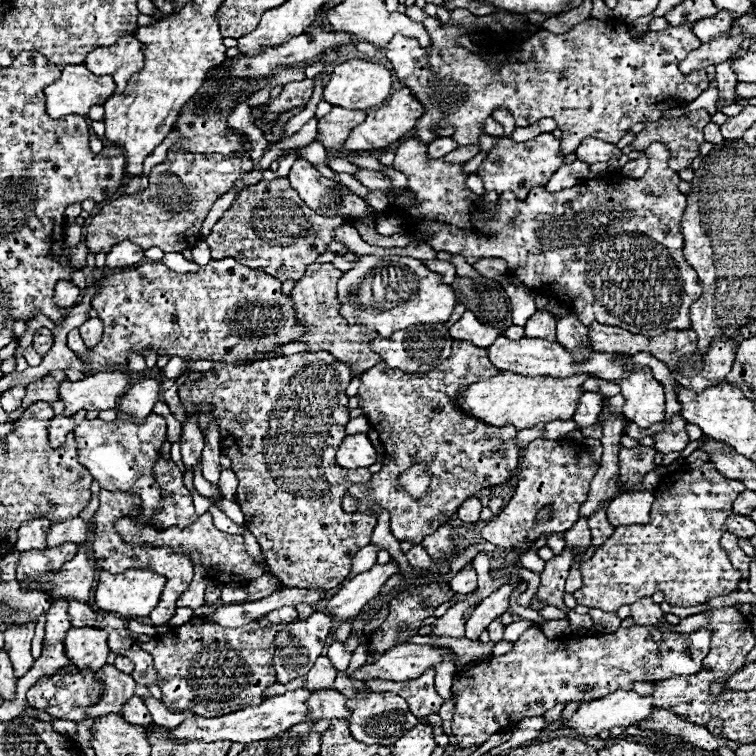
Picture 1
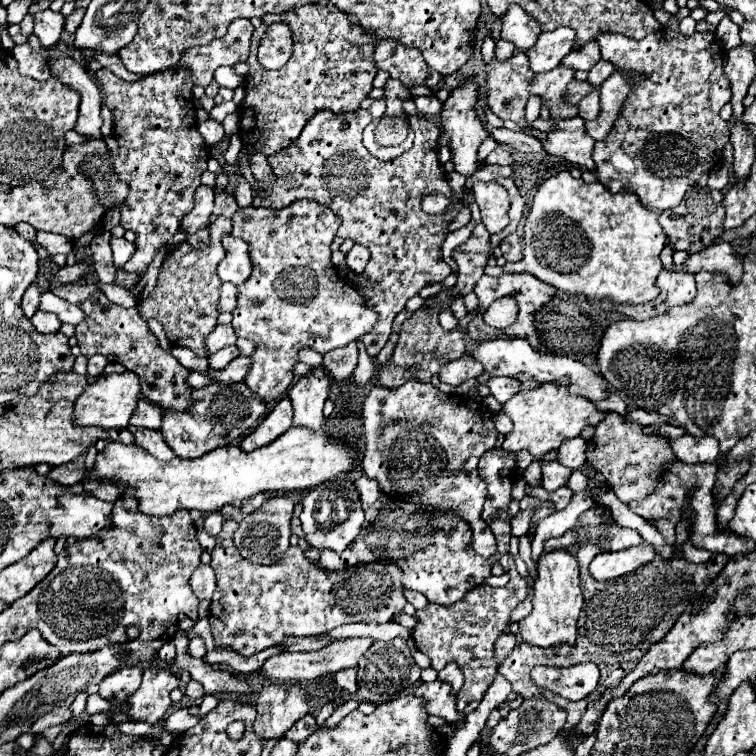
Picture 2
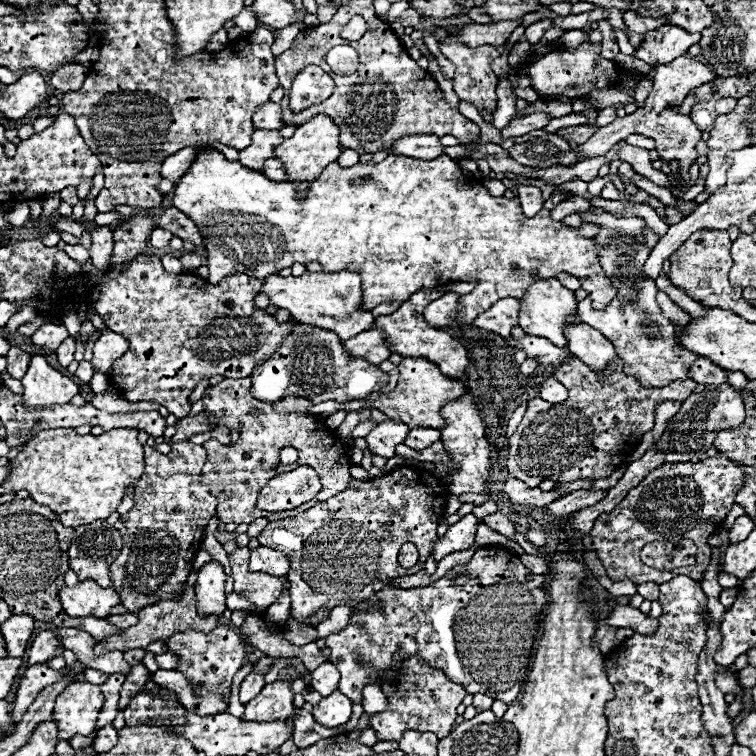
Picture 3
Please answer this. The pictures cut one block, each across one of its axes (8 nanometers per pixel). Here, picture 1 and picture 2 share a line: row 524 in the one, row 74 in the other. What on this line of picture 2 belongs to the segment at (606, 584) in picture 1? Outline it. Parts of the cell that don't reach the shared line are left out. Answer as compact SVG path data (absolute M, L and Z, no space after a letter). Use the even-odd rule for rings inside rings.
M664 28L664 30L656 30L652 34L648 34L646 38L642 40L628 40L624 36L614 36L614 34L604 34L604 36L598 36L598 44L600 44L600 52L602 52L602 60L608 60L610 64L614 64L616 70L624 70L624 66L636 66L638 68L638 74L646 74L646 78L640 78L634 82L632 86L632 92L628 94L616 122L614 122L614 128L610 130L610 134L596 142L594 144L594 162L596 162L596 178L598 182L602 182L604 186L610 188L610 192L618 192L618 190L628 190L628 192L634 192L640 202L650 208L650 210L668 210L668 208L674 208L676 204L680 204L680 200L684 200L684 192L688 192L688 188L692 188L692 184L698 184L698 178L700 174L704 172L712 172L712 168L716 168L720 162L722 162L722 148L724 144L728 142L730 138L730 132L728 132L728 126L726 122L720 118L720 108L730 102L730 84L728 84L728 78L724 74L724 52L722 52L722 46L720 42L716 40L716 36L712 32L694 32L692 36L684 36L680 32L674 32L670 28Z

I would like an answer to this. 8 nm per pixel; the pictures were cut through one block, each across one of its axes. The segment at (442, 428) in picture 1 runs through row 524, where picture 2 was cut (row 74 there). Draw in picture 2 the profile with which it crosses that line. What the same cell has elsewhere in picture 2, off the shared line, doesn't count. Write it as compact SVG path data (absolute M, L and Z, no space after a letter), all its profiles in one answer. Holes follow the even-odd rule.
M394 40L378 42L374 50L374 62L378 70L386 70L392 78L406 86L424 84L434 88L442 80L442 76L424 62L418 48L404 48Z

